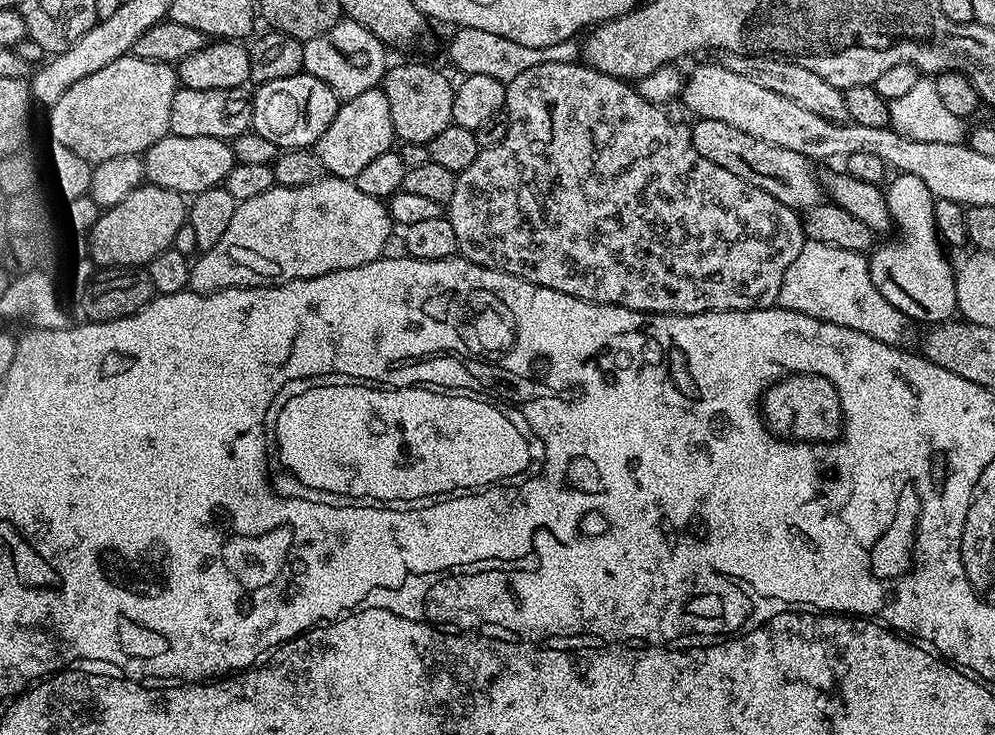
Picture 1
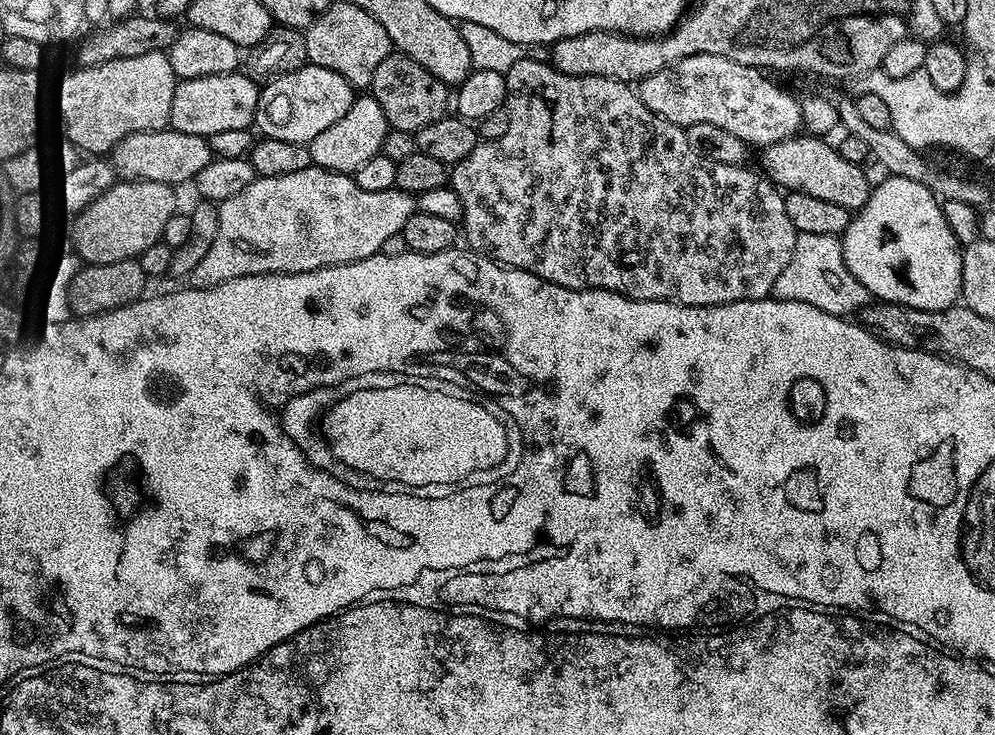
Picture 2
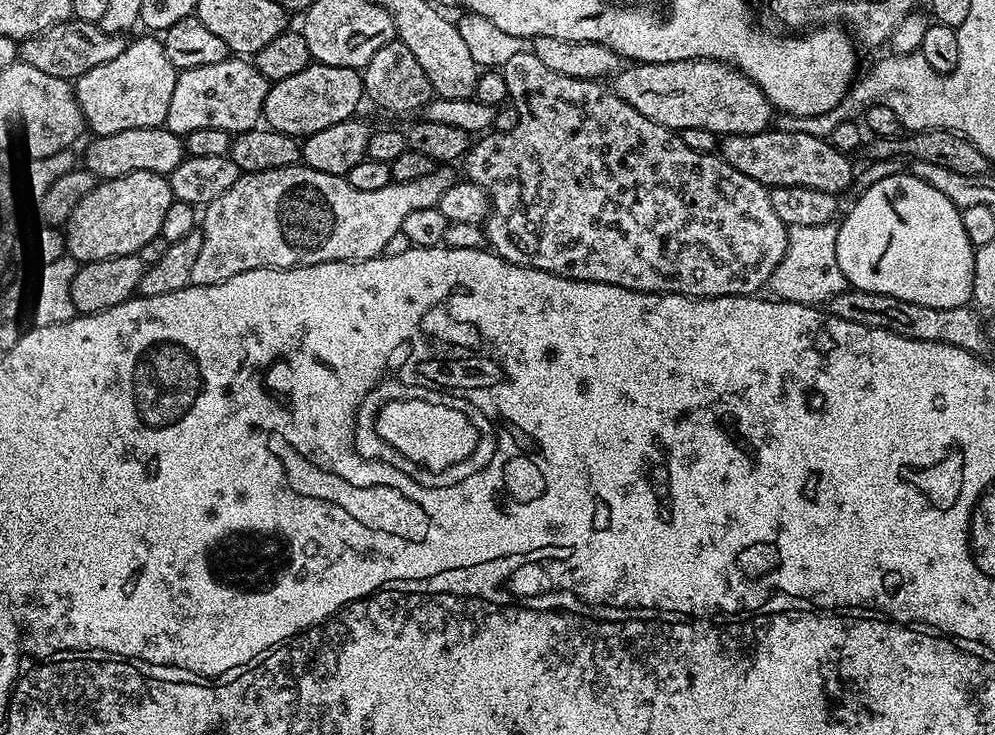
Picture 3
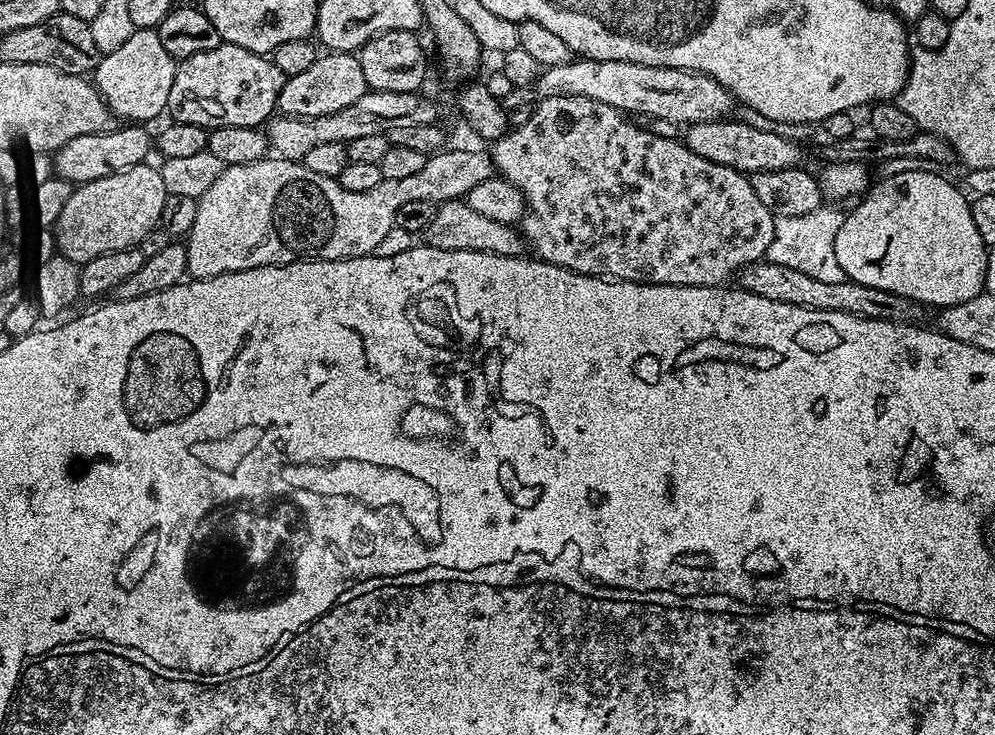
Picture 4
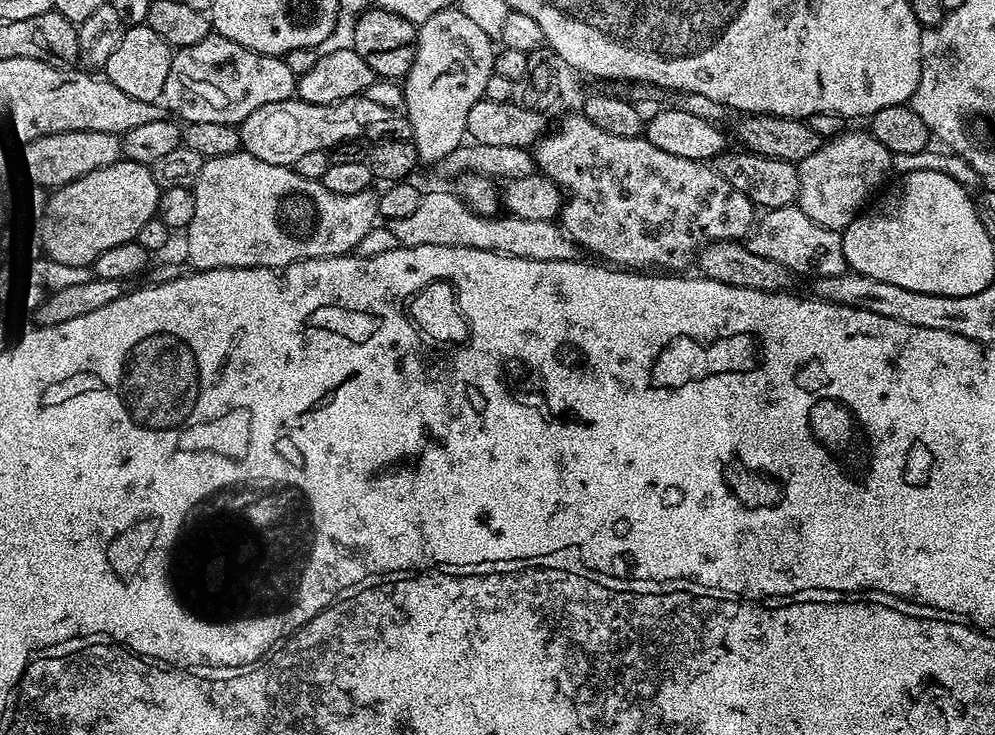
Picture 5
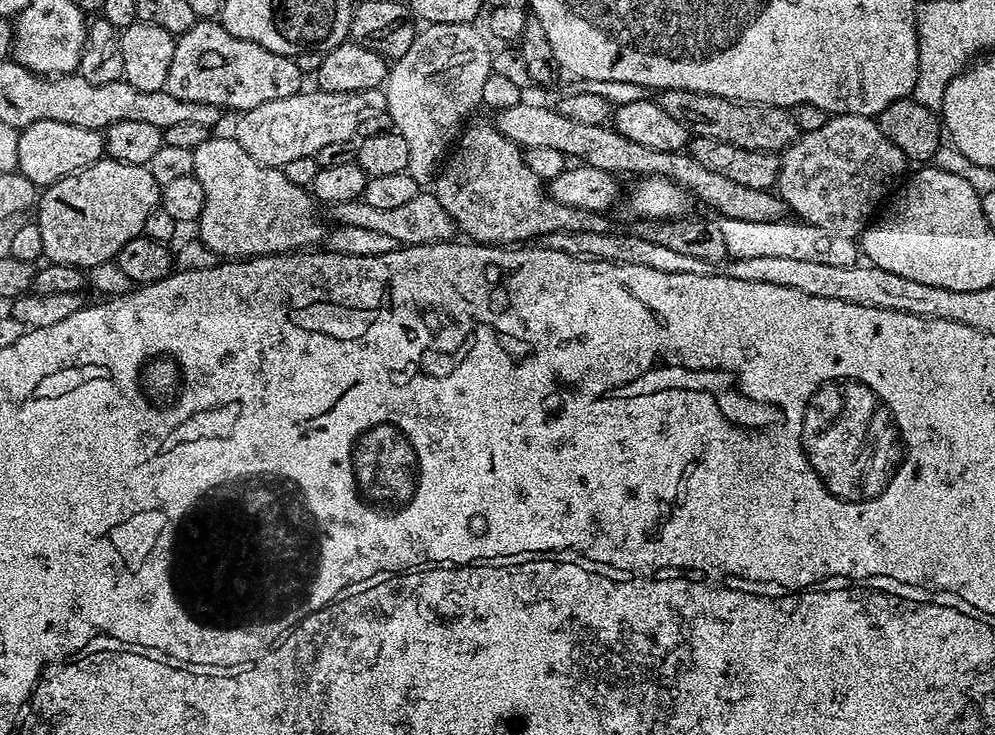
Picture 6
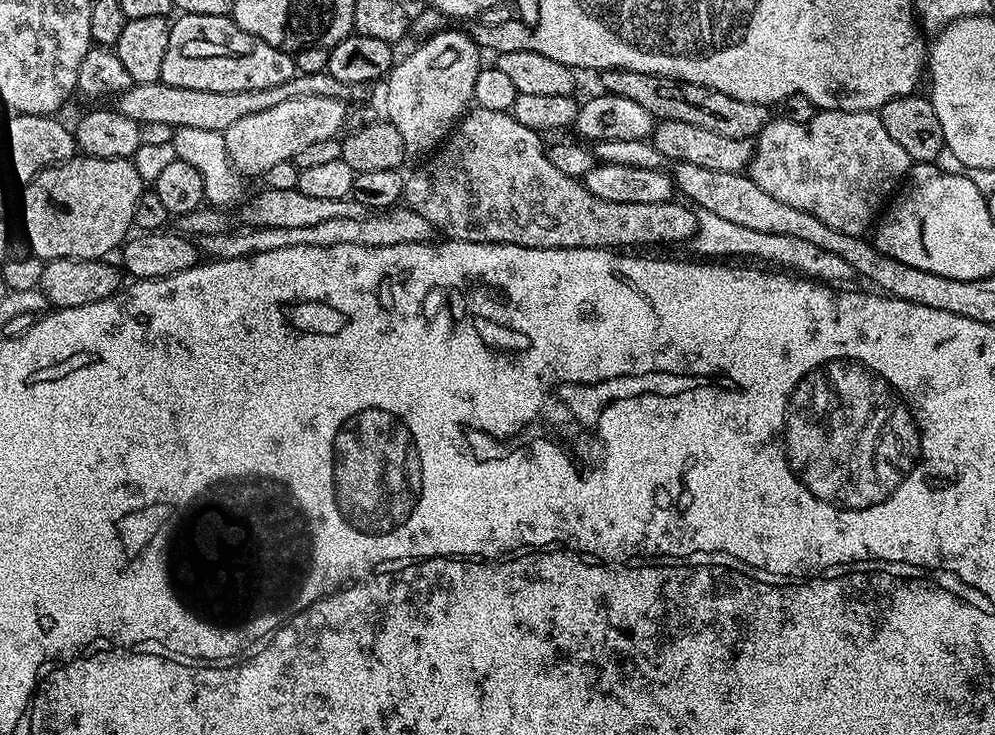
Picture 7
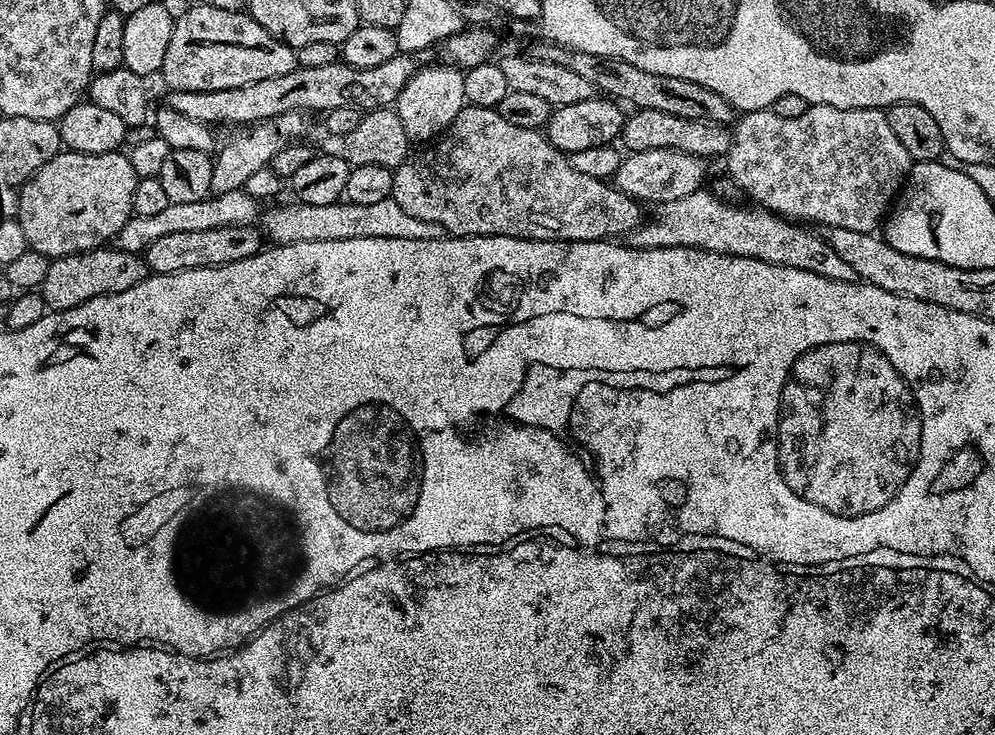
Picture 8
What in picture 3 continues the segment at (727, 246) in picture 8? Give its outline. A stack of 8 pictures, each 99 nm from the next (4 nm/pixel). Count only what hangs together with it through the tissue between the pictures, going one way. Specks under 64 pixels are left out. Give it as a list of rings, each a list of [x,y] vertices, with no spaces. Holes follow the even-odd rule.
[[[835,223],[789,228],[786,254],[782,254],[782,262],[778,262],[770,281],[771,295],[777,300],[788,300],[791,304],[824,306],[842,294],[849,283],[842,274],[842,266],[838,266],[837,242],[838,227]]]

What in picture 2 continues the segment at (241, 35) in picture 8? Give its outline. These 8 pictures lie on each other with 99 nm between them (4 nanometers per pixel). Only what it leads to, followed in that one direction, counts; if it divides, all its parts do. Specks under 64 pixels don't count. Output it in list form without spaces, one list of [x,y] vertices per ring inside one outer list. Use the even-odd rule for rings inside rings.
[[[243,71],[230,74],[210,74],[206,78],[180,80],[174,90],[171,127],[177,132],[210,138],[221,130],[251,129],[261,85]]]

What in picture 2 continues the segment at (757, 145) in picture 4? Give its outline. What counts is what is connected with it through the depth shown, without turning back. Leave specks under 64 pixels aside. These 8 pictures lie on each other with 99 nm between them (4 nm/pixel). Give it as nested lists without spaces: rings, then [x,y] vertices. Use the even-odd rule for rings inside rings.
[[[799,134],[774,142],[759,154],[763,175],[773,184],[788,192],[810,194],[814,198],[823,198],[849,210],[858,210],[870,198],[873,185],[868,184],[868,176],[861,165],[846,162],[839,147],[828,145],[827,139],[815,134]]]

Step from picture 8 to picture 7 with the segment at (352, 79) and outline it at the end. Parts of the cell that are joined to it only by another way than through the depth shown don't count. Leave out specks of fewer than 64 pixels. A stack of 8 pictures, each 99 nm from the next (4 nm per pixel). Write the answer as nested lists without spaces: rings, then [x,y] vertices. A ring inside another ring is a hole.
[[[326,70],[318,74],[297,74],[278,86],[266,86],[266,90],[238,90],[237,92],[215,92],[214,90],[186,90],[182,86],[169,84],[133,84],[125,92],[115,97],[115,111],[135,124],[162,122],[169,130],[177,128],[193,128],[194,130],[214,130],[221,134],[227,128],[234,126],[242,118],[250,114],[259,114],[262,110],[270,110],[278,106],[278,102],[286,102],[290,98],[303,96],[321,96],[331,100],[345,102],[360,102],[365,98],[365,85],[338,82]]]

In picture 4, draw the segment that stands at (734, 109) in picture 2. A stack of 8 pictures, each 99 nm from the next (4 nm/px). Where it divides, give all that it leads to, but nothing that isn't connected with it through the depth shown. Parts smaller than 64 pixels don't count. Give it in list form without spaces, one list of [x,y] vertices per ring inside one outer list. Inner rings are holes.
[[[576,58],[562,66],[545,69],[534,82],[540,98],[578,98],[602,102],[625,114],[660,117],[681,126],[727,117],[734,97],[712,76],[681,68],[650,67],[625,60]]]

